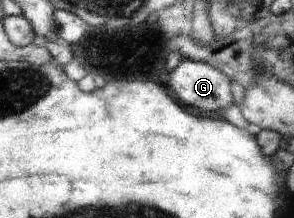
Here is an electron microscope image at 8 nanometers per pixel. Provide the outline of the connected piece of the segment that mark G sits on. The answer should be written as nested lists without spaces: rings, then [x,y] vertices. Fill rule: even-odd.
[[[183,59],[169,72],[169,88],[191,108],[203,112],[220,112],[233,102],[231,81],[207,63]]]

